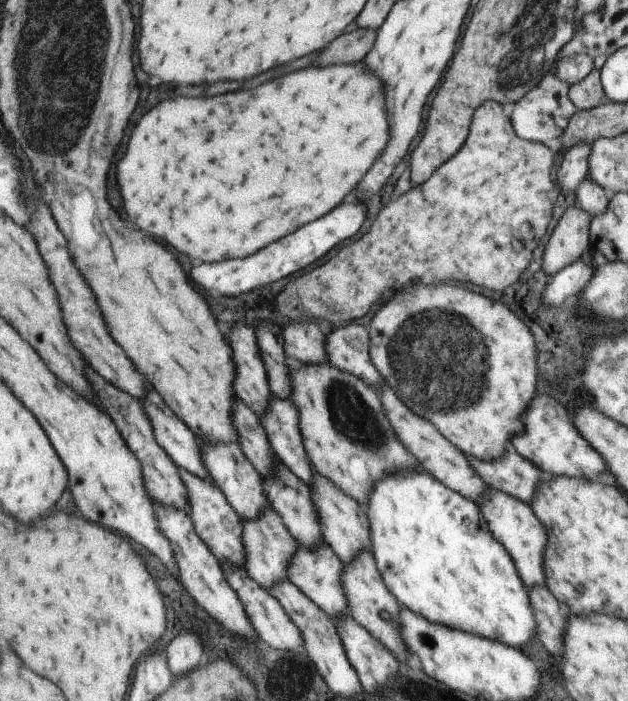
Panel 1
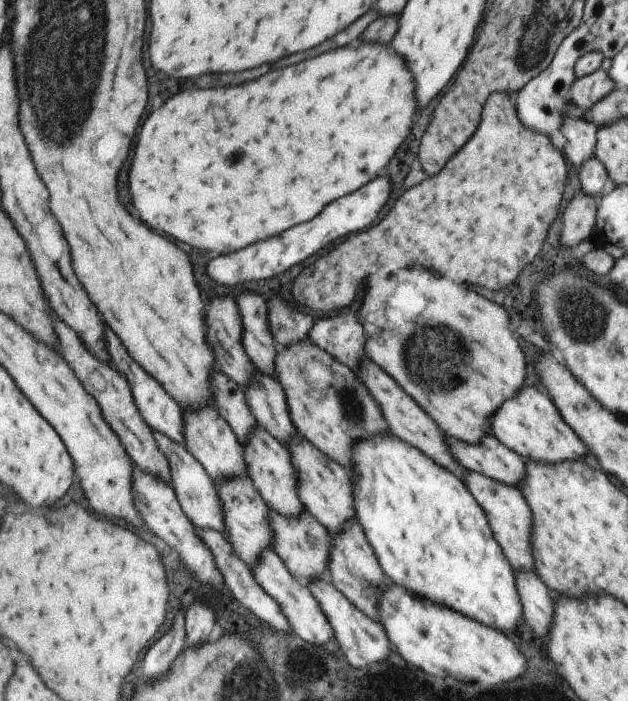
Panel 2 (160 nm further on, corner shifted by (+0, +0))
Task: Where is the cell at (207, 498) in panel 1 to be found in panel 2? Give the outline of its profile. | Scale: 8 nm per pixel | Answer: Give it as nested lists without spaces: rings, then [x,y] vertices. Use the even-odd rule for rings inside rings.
[[[154,430],[154,434],[160,450],[168,456],[173,478],[172,486],[185,514],[192,520],[196,528],[217,530],[217,532],[225,535],[227,528],[225,527],[223,502],[217,491],[216,482],[209,476],[209,472],[205,470],[203,464],[193,454],[189,453],[186,446],[173,442],[167,434],[161,434],[157,430]]]

